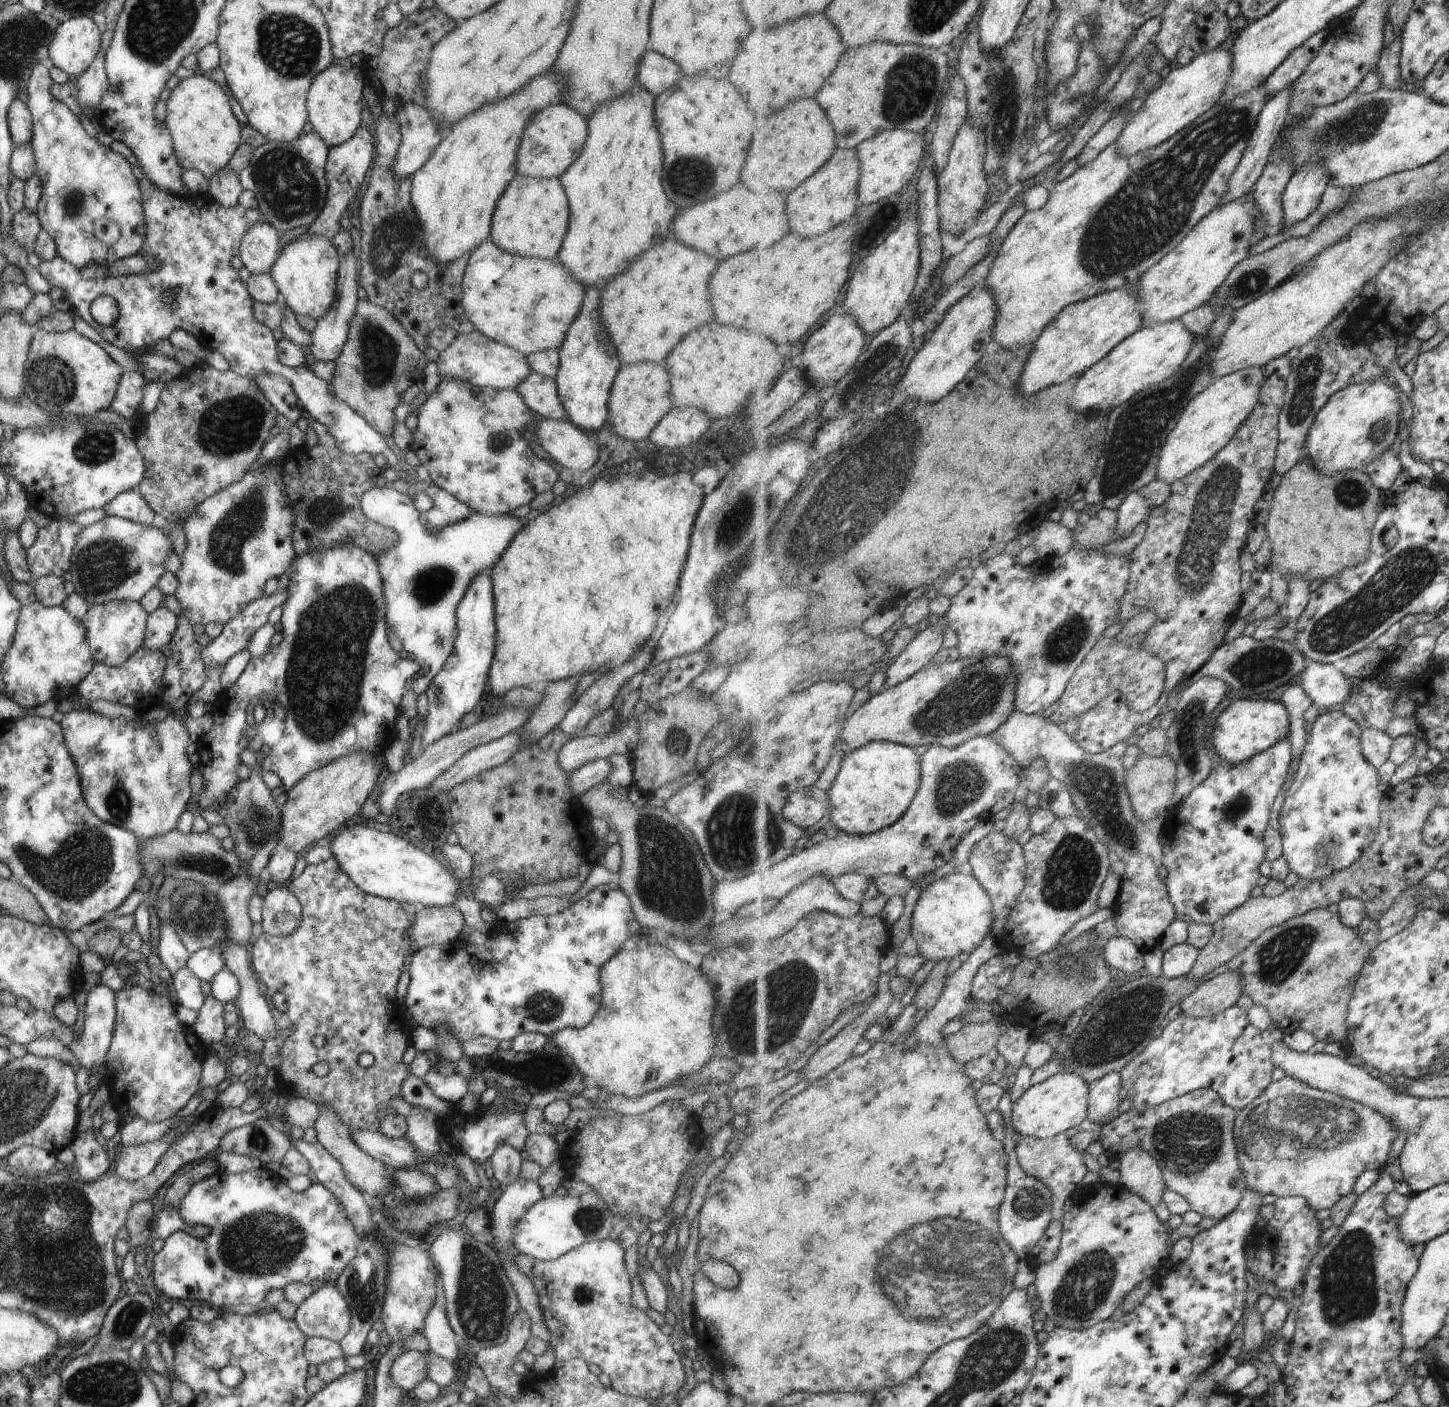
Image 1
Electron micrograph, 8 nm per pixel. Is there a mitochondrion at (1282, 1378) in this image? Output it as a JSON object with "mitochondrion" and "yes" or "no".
{"mitochondrion":"no"}

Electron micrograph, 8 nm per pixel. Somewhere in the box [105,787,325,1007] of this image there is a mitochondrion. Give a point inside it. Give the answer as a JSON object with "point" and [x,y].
{"point":[196,915]}

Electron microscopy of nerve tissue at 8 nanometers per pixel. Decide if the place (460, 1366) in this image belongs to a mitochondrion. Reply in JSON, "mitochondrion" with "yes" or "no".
{"mitochondrion":"no"}

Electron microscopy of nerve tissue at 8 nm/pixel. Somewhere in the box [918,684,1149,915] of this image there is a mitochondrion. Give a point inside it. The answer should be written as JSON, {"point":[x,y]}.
{"point":[1072,869]}

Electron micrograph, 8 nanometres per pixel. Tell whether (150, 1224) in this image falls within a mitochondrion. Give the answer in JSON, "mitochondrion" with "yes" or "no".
{"mitochondrion":"no"}

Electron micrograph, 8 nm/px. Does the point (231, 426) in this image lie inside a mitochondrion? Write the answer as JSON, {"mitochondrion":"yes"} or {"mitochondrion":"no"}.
{"mitochondrion":"yes"}

